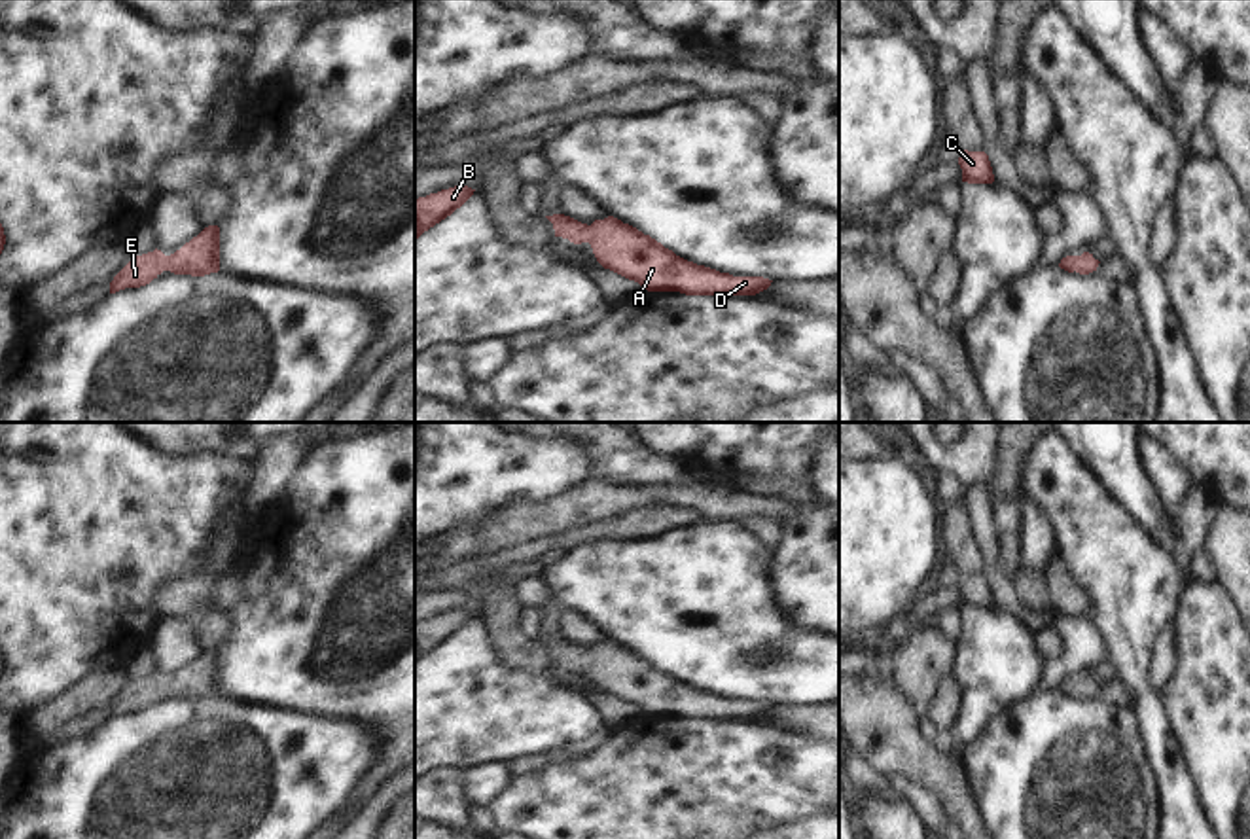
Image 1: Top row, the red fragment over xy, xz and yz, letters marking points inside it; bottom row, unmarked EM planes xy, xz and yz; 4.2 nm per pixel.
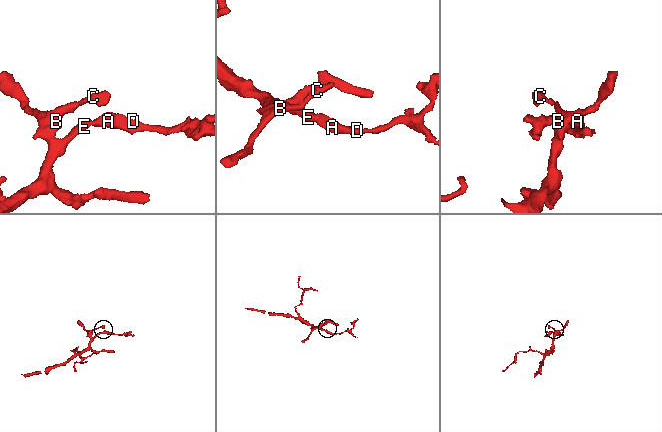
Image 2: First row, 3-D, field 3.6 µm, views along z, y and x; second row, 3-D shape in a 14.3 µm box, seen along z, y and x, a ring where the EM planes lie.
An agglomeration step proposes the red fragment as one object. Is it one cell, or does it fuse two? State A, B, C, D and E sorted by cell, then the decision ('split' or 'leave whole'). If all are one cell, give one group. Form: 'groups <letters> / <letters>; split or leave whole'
groups A B C D E; leave whole

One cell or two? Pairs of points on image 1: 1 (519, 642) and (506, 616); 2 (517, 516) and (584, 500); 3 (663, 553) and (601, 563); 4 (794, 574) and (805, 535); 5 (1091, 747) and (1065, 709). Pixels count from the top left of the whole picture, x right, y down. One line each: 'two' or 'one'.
1: one
2: one
3: one
4: one
5: one

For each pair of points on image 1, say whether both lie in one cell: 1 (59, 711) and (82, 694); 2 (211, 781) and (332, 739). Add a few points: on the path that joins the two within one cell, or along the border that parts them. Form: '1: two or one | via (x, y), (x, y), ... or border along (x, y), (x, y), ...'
1: one | via (65, 711), (76, 699)
2: one | via (241, 781), (260, 781), (302, 769)

